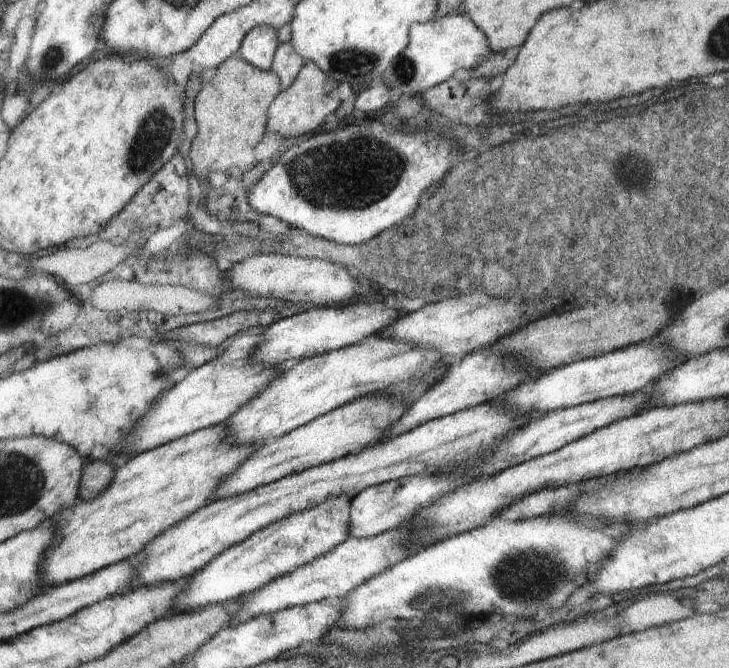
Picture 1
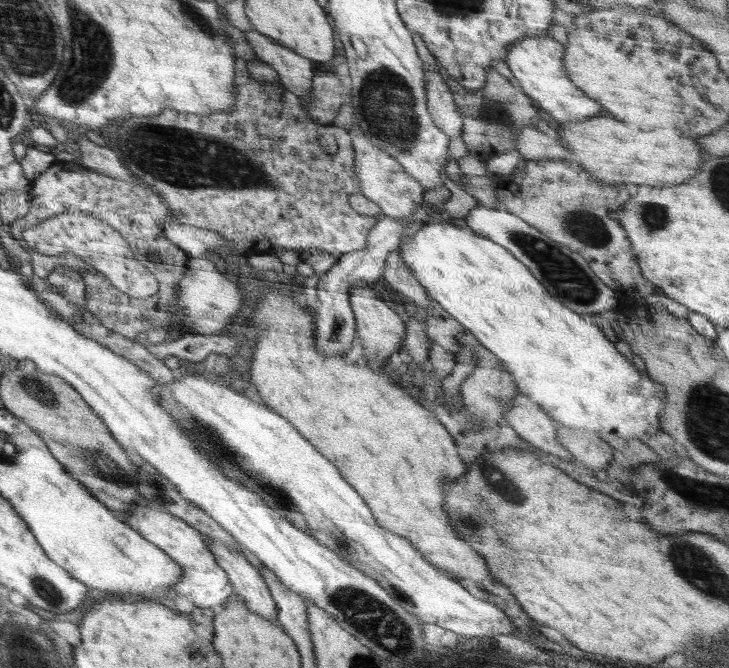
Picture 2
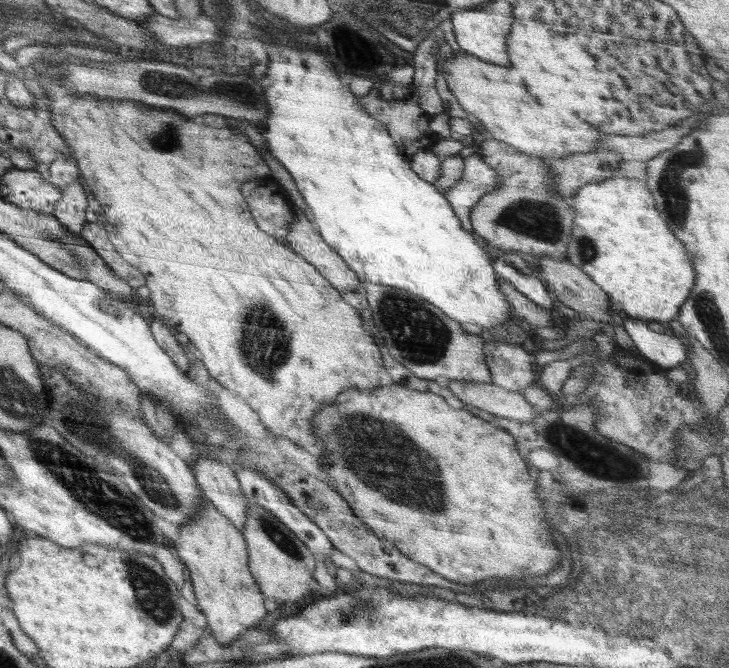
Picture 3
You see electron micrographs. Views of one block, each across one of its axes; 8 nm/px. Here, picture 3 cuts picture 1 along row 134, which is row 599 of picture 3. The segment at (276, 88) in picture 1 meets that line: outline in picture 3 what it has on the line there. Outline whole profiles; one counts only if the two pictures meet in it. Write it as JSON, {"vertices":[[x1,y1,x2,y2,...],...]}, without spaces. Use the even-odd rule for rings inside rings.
{"vertices":[[204,496,201,509,188,521,179,526,179,541,175,546,176,553,185,564,193,584,194,594,198,609,206,617,207,626,215,636,215,641,222,646,231,645,247,630,255,627,255,624,268,613,264,607,265,596,259,589,257,582,249,571,248,546,243,534,238,530,229,518,218,512,218,509]]}

